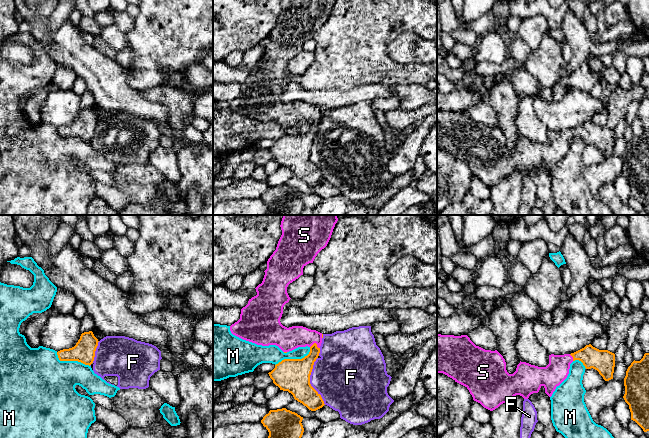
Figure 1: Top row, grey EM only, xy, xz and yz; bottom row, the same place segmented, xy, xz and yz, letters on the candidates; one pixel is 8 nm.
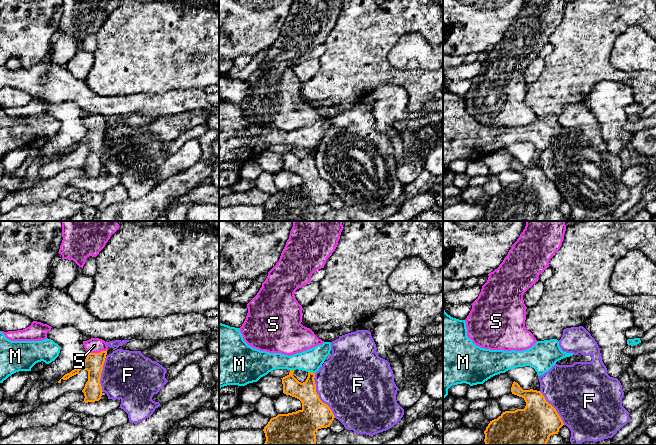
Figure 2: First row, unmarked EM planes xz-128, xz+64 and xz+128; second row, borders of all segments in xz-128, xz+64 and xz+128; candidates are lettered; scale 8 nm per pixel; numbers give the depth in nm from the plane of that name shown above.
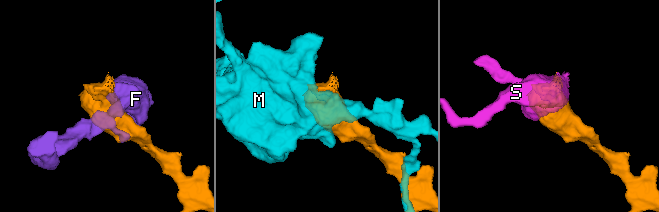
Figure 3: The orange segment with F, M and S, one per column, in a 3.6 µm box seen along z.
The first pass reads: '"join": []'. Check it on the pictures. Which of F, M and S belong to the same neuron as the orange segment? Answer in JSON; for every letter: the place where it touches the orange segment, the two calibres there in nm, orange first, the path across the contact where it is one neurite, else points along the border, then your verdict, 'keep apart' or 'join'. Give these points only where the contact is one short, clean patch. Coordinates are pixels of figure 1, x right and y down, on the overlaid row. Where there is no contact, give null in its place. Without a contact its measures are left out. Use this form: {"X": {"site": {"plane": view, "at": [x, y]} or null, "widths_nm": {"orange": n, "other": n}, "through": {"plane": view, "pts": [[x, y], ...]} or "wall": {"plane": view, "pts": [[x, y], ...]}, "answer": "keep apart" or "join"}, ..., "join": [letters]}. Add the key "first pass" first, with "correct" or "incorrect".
{"first pass": "incorrect", "F": {"site": {"plane": "xz", "at": [309, 381]}, "widths_nm": {"orange": 280, "other": 420}, "answer": "keep apart"}, "M": {"site": {"plane": "xz", "at": [294, 359]}, "widths_nm": {"orange": 280, "other": 150}, "answer": "keep apart"}, "S": {"site": {"plane": "xz", "at": [315, 343]}, "widths_nm": {"orange": 180, "other": 190}, "through": {"plane": "xz", "pts": [[300, 370], [313, 355], [315, 343], [311, 339], [287, 339]]}, "answer": "join"}, "join": ["S"]}

